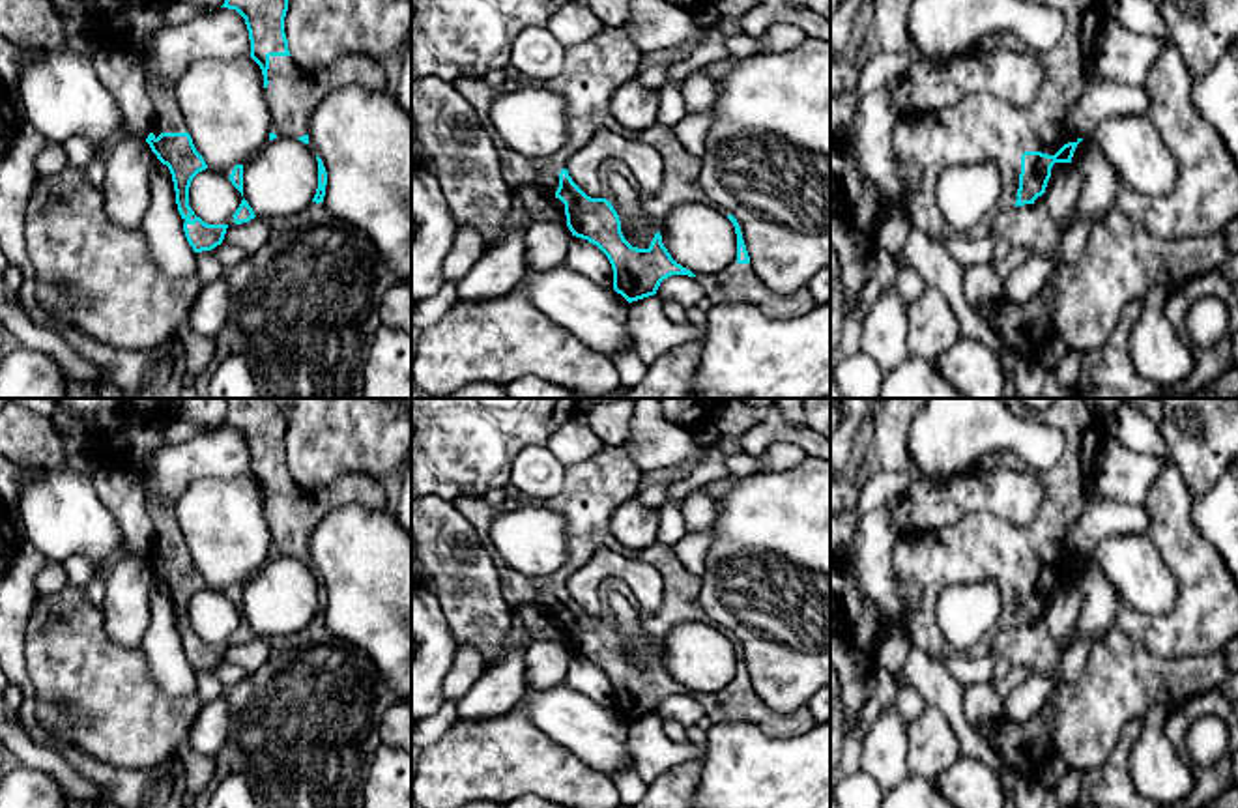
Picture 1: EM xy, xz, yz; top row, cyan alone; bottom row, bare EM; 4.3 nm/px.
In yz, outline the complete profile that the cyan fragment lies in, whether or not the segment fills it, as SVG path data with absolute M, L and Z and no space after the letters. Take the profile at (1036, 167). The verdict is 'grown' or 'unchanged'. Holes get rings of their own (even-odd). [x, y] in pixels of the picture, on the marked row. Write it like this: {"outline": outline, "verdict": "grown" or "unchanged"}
{"outline": "M1032 0L1040 6L1058 9L1064 19L1060 39L1038 54L1044 69L1042 86L1027 107L991 94L961 99L939 112L905 114L894 125L892 152L905 163L920 166L920 181L911 189L909 219L929 238L950 234L952 228L937 206L937 181L941 174L956 165L995 163L1002 178L1002 193L993 213L972 228L974 239L989 238L993 217L1025 204L1034 204L1045 193L1055 163L1072 163L1073 152L1083 138L1068 135L1064 118L1070 107L1087 88L1087 69L1094 56L1094 45L1103 22L1098 0Z", "verdict": "grown"}

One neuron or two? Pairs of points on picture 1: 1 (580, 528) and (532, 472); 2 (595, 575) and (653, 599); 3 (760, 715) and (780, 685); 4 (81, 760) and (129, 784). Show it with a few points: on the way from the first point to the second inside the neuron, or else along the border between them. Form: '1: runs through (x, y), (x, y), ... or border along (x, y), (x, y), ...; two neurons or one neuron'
1: border along (565, 468), (565, 479), (554, 494), (522, 494); two neurons
2: runs through (610, 571), (625, 571), (638, 584); one neuron
3: border along (750, 681), (777, 711), (806, 707); two neurons
4: runs through (92, 769), (118, 784); one neuron

